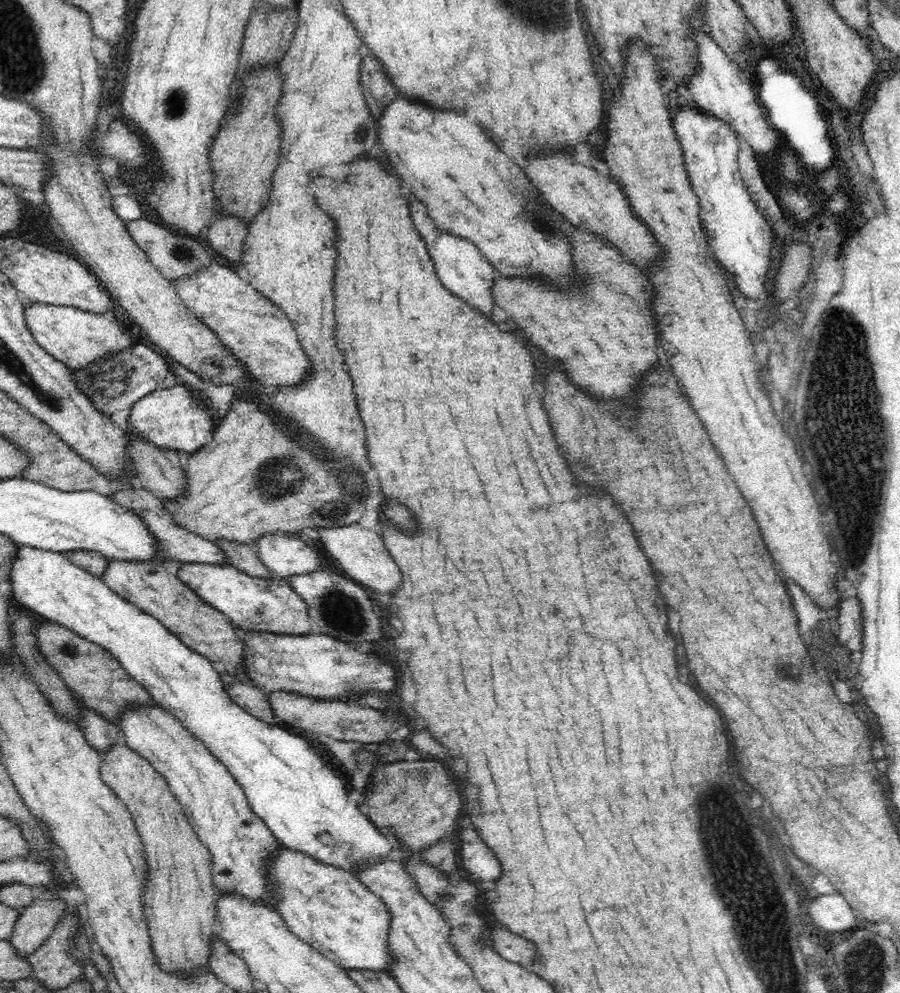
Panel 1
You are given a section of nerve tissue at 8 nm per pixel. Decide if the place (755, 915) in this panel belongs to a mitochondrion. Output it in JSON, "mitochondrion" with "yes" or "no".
{"mitochondrion":"yes"}

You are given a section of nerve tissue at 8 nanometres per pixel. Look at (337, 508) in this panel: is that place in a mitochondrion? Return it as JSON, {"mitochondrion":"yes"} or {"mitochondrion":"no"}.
{"mitochondrion":"yes"}

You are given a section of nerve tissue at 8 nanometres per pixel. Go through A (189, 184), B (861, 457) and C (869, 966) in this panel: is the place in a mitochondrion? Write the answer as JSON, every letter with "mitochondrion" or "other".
{"A":"other","B":"mitochondrion","C":"mitochondrion"}

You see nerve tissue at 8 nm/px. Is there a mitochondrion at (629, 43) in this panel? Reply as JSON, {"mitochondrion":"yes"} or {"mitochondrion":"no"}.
{"mitochondrion":"no"}

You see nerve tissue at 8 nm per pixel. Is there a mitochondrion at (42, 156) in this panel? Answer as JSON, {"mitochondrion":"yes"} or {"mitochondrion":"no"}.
{"mitochondrion":"no"}

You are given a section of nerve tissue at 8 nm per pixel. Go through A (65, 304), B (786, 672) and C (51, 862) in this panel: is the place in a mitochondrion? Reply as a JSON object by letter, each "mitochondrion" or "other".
{"A":"other","B":"other","C":"other"}

